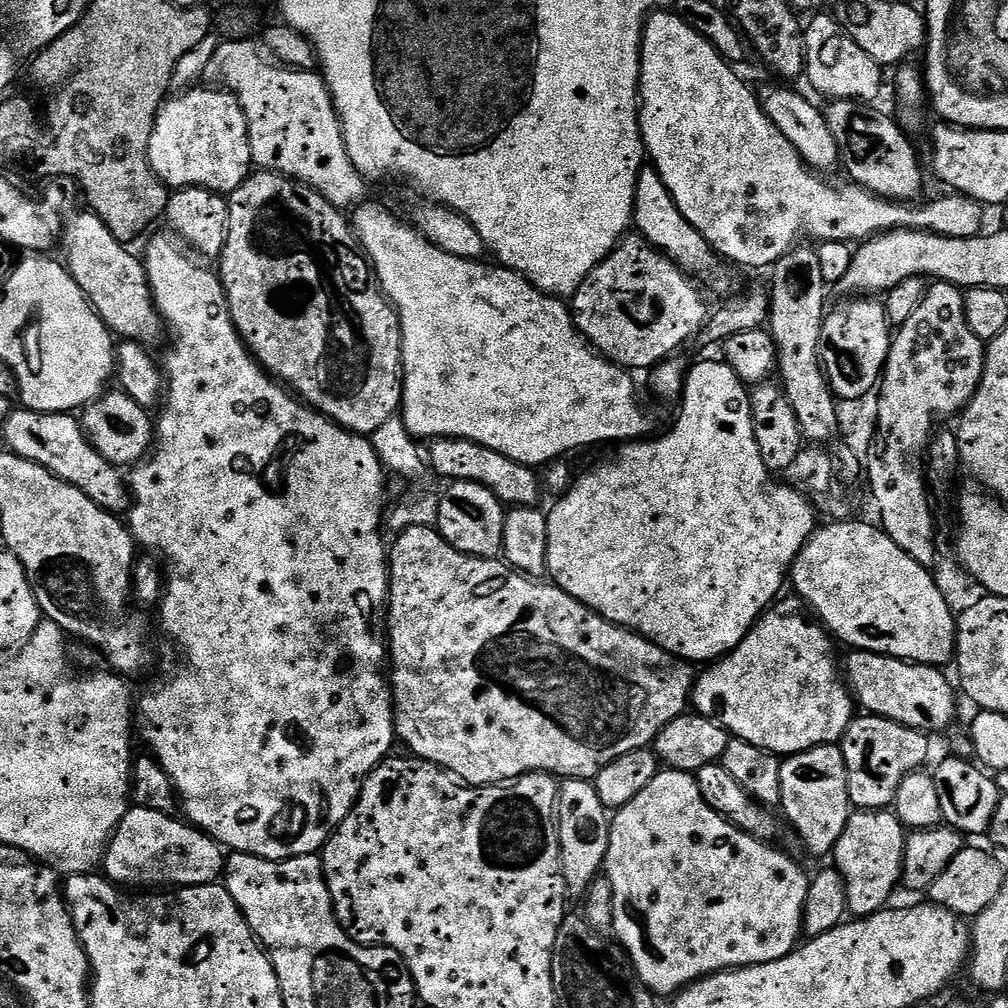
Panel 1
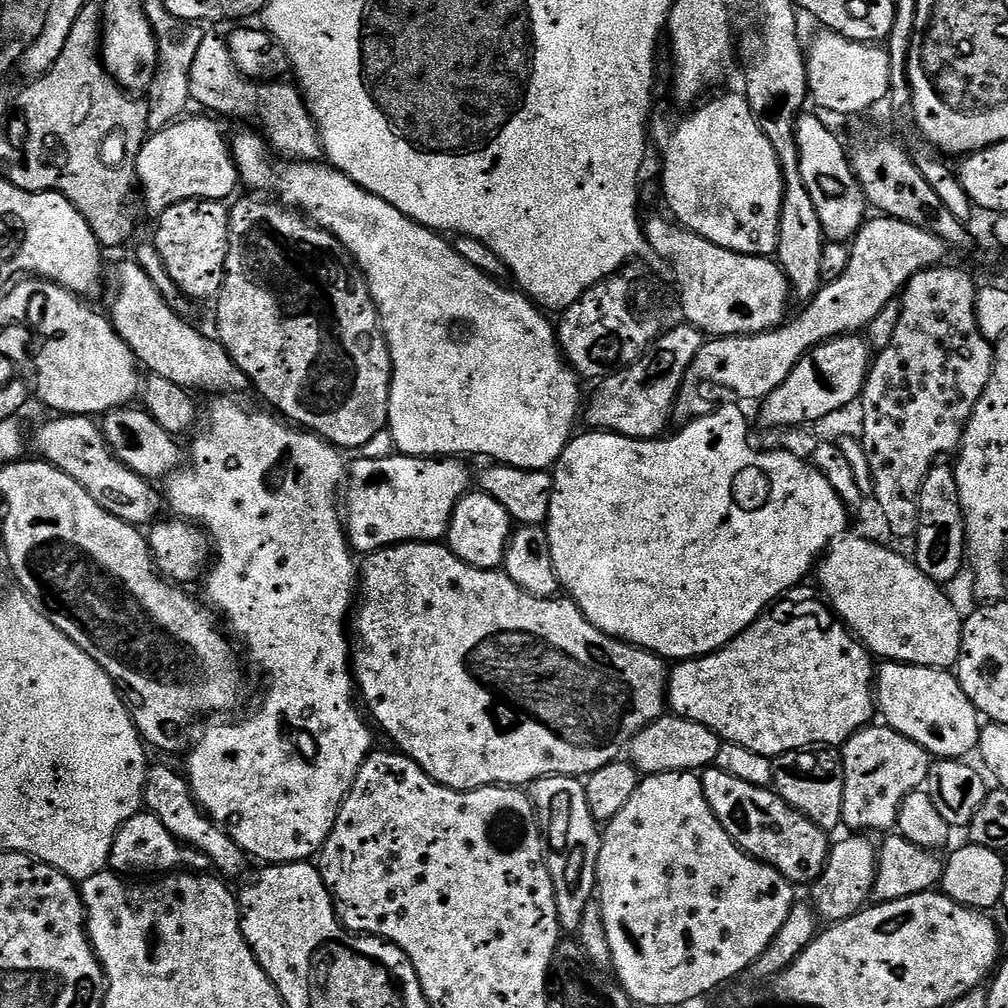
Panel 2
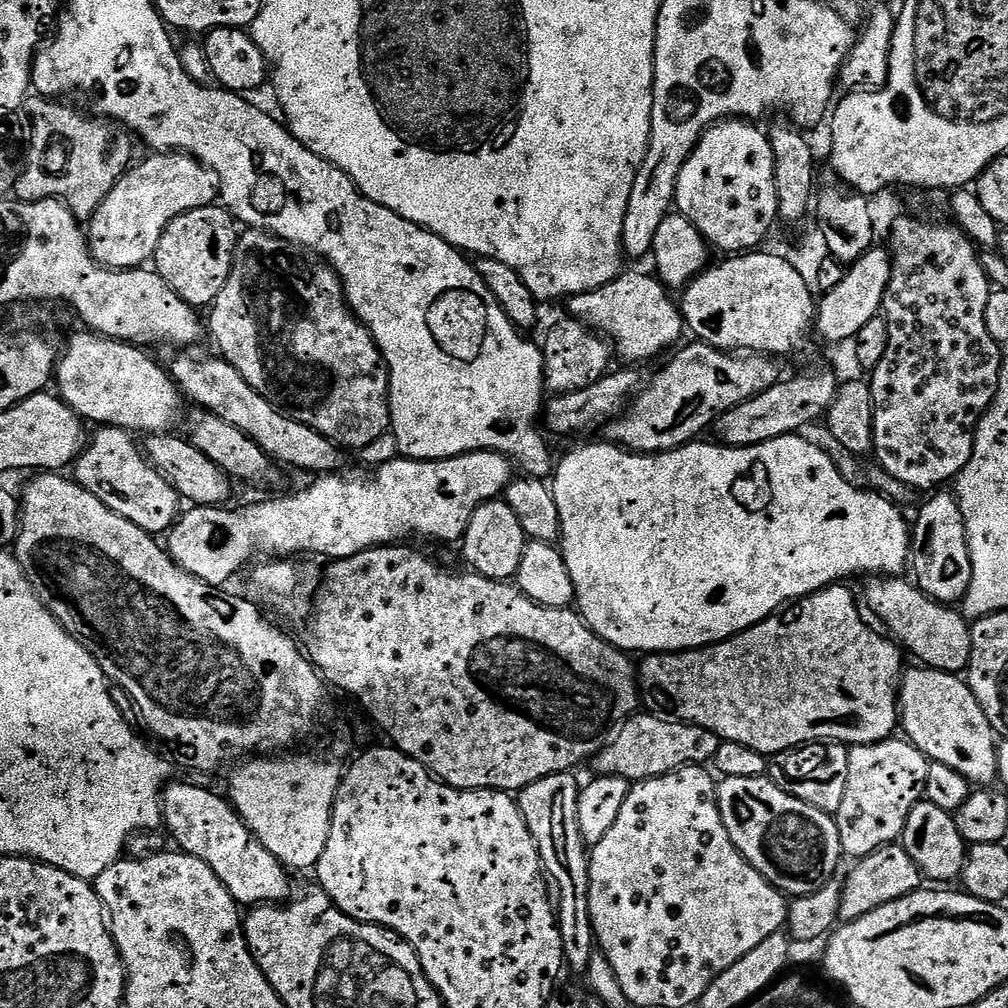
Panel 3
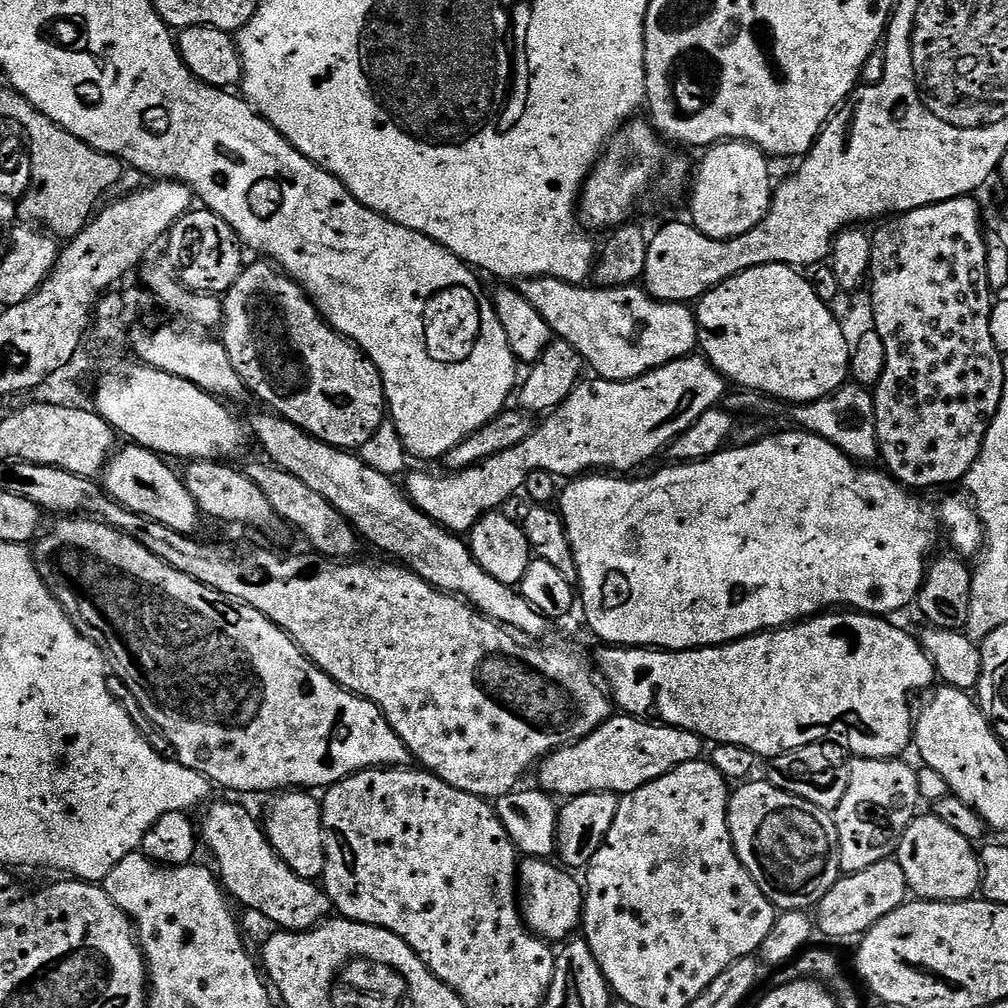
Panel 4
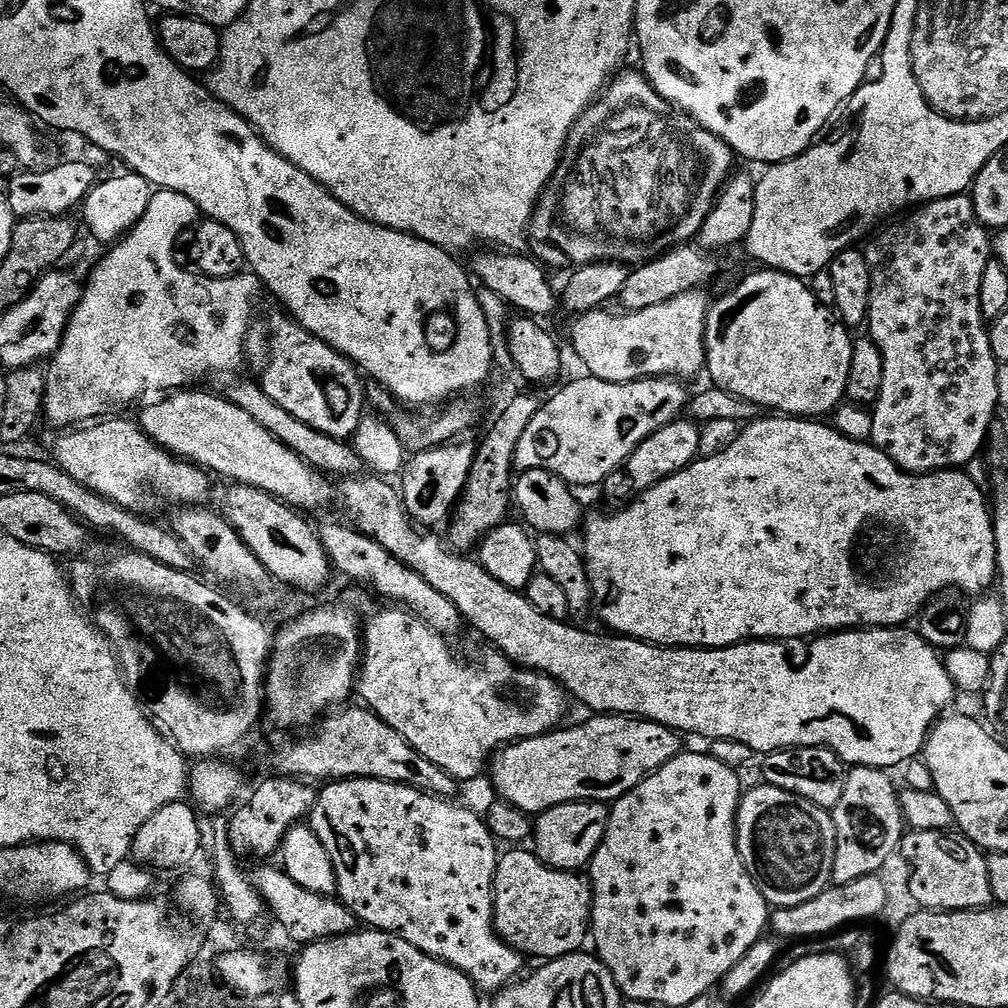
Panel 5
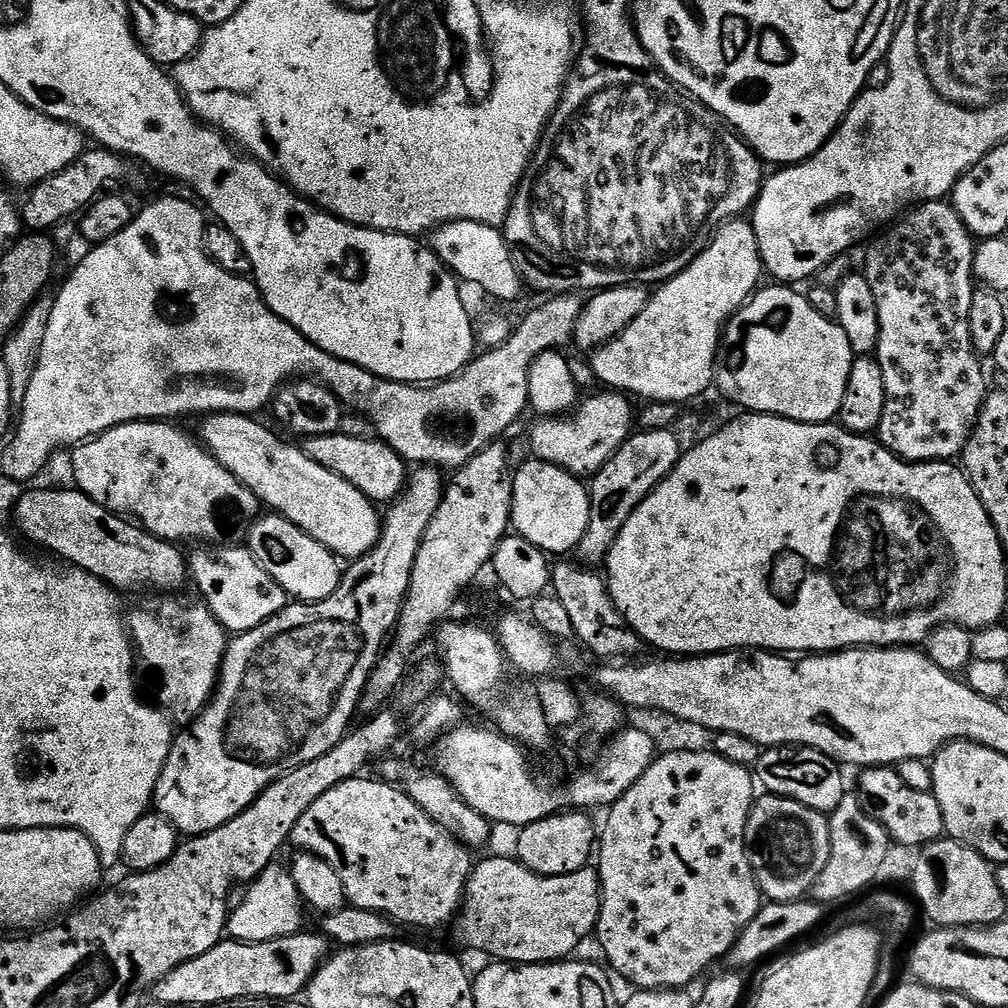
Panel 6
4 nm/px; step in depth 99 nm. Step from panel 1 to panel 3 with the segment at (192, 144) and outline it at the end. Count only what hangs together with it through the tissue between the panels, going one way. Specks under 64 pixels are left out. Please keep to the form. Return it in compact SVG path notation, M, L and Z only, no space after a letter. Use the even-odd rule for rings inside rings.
M161 152L149 157L140 165L129 167L87 221L88 249L93 258L107 268L147 265L155 257L158 242L162 242L162 234L174 218L217 203L218 181L205 164L183 152Z

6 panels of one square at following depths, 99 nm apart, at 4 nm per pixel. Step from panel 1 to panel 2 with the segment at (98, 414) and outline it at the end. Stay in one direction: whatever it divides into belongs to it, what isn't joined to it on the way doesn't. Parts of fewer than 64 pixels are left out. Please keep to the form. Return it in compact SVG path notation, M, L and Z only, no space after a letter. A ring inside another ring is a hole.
M125 406L103 413L102 427L109 450L143 480L163 481L181 467L181 441L175 435L162 430L162 426L158 426L158 422L154 422L154 418L143 407Z

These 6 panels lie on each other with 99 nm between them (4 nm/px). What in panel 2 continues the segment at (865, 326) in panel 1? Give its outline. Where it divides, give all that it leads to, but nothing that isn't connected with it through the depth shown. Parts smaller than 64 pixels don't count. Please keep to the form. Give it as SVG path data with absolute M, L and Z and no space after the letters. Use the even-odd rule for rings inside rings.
M858 334L816 345L796 364L786 382L761 403L761 422L768 428L790 428L802 423L810 426L833 417L830 415L861 397L871 361L867 339Z

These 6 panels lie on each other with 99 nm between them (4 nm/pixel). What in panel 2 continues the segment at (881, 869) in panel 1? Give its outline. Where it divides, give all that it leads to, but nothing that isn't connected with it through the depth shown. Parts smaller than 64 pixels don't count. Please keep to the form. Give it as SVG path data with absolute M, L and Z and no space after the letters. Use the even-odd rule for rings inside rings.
M848 834L845 840L837 844L835 841L829 847L828 865L810 888L816 915L825 925L831 926L850 918L872 900L872 888L876 885L878 848L868 840L871 839L864 834Z

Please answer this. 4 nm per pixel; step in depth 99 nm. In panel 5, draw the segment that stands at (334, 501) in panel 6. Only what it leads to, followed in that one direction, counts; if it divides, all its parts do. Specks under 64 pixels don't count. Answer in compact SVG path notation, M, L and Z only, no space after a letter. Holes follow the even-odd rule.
M177 390L165 395L138 417L140 427L155 444L209 473L225 476L225 481L268 492L297 510L324 508L332 496L334 500L334 488L328 485L329 477L282 446L282 442L259 422L254 422L242 406L234 406L234 402L223 395L192 391L196 390Z

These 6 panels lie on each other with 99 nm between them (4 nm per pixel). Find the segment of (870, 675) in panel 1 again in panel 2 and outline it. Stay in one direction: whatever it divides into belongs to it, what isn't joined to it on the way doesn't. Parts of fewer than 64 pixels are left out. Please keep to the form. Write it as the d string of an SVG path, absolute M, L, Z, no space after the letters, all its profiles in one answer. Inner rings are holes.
M895 662L881 665L874 676L874 700L887 727L918 742L933 758L964 760L977 751L982 717L951 671Z

